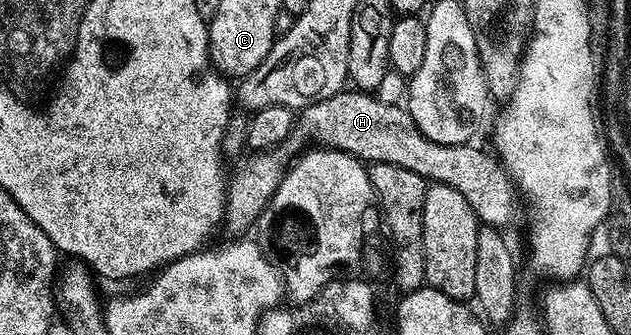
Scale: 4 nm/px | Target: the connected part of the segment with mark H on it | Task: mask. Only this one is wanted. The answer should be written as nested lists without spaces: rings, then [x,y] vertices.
[[[340,91],[329,99],[311,102],[298,114],[290,135],[280,145],[276,145],[274,149],[256,152],[236,173],[230,174],[225,229],[231,233],[239,233],[235,235],[246,234],[243,232],[258,222],[271,202],[271,197],[277,191],[293,158],[312,143],[350,153],[364,163],[385,161],[409,167],[411,171],[417,171],[417,175],[427,178],[428,182],[442,183],[461,191],[482,224],[504,227],[503,225],[514,223],[515,216],[519,213],[521,197],[510,173],[492,154],[491,158],[489,154],[482,153],[475,143],[442,145],[431,141],[423,136],[410,112],[402,104],[390,105],[387,101],[378,101],[375,95],[367,91],[347,92]]]

